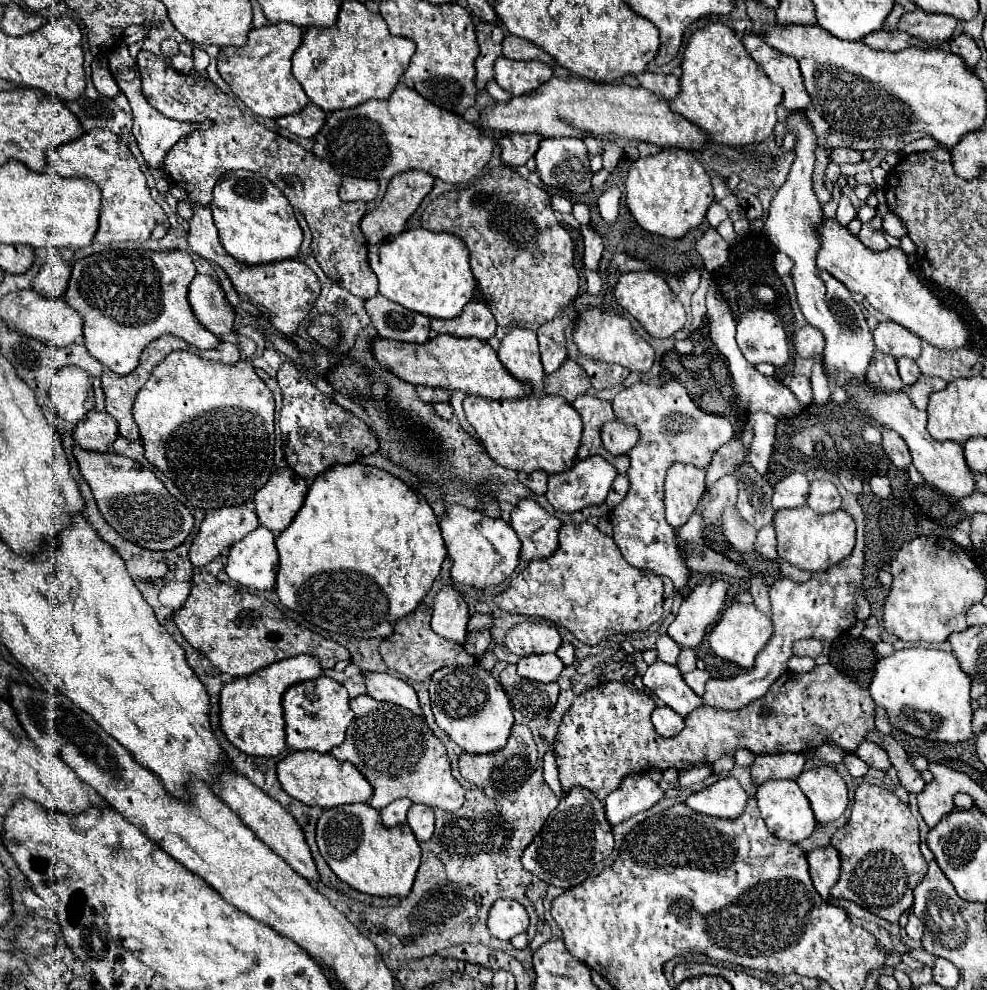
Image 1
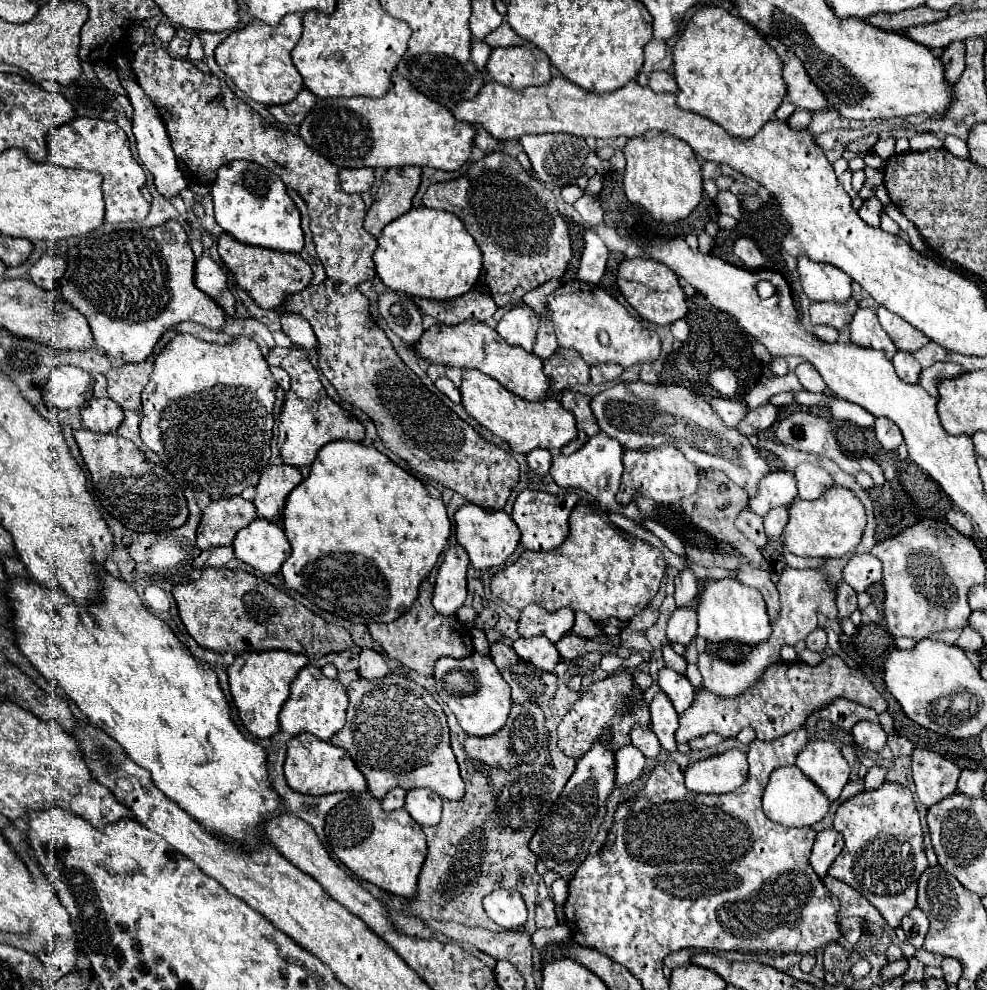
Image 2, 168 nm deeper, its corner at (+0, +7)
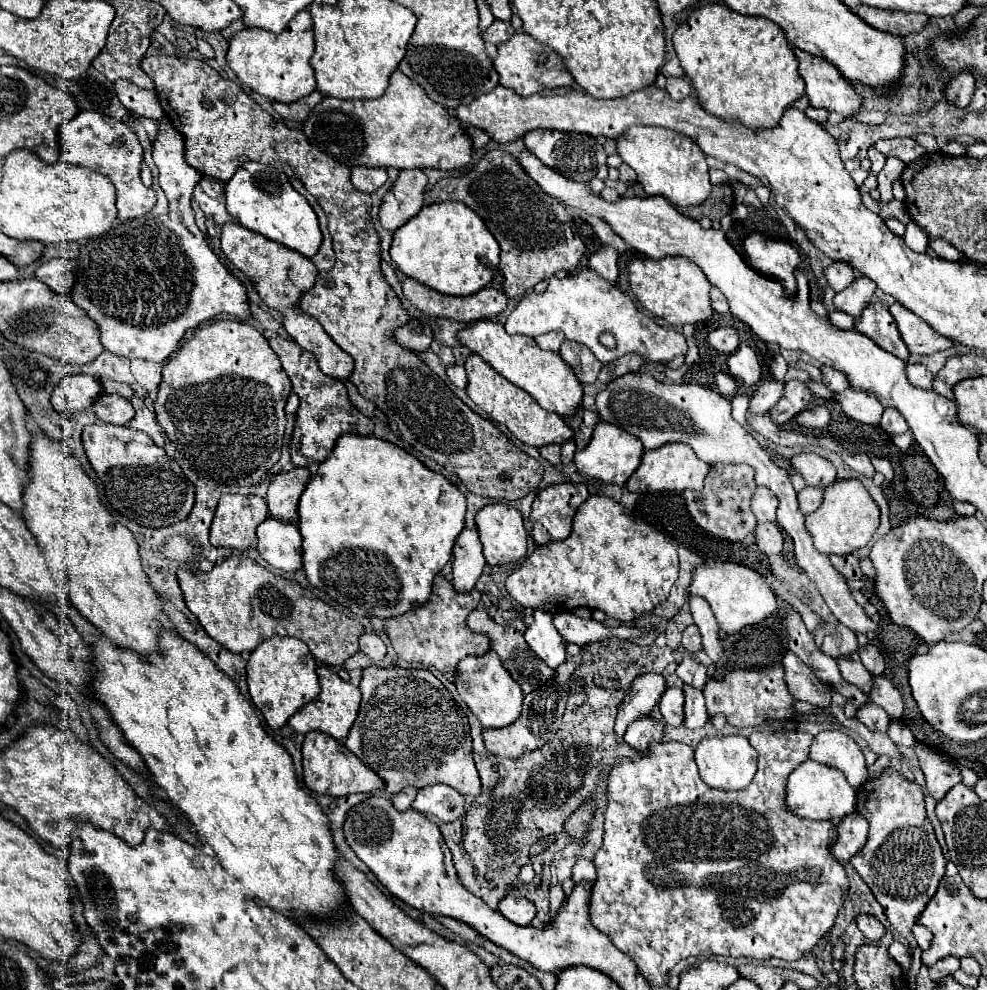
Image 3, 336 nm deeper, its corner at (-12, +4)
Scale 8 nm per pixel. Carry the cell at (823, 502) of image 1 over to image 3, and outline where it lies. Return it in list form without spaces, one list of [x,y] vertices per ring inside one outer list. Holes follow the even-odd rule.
[[[800,453],[800,455],[792,457],[790,463],[804,477],[804,481],[810,487],[826,489],[828,485],[832,485],[836,481],[834,465],[816,453]]]

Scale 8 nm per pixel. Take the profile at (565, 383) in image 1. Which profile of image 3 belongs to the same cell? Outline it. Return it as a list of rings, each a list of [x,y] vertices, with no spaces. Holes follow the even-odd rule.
[[[574,341],[562,343],[560,357],[566,361],[566,365],[572,367],[572,371],[580,383],[594,383],[602,369],[602,363],[594,357],[594,353],[590,353],[590,349],[586,349],[584,345],[578,345]]]

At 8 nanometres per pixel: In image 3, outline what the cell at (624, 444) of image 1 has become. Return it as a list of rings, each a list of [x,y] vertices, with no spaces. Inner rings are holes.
[[[628,373],[626,377],[620,377],[618,381],[612,381],[598,397],[596,397],[598,415],[602,421],[612,423],[630,435],[638,437],[646,451],[658,449],[668,443],[686,443],[694,449],[700,461],[706,465],[716,463],[730,463],[740,465],[748,463],[756,473],[756,485],[764,485],[772,489],[778,499],[778,525],[792,537],[794,541],[794,553],[796,563],[808,573],[808,577],[816,583],[820,589],[826,605],[834,613],[834,617],[850,627],[852,631],[876,631],[876,625],[872,619],[864,613],[864,609],[854,601],[846,579],[830,565],[828,557],[816,551],[812,545],[812,537],[804,527],[804,515],[798,511],[798,499],[796,491],[790,483],[790,477],[784,469],[780,469],[768,455],[768,451],[754,439],[750,431],[746,431],[740,423],[732,419],[732,405],[726,397],[722,397],[718,391],[700,387],[700,385],[664,385],[650,375],[642,373]]]

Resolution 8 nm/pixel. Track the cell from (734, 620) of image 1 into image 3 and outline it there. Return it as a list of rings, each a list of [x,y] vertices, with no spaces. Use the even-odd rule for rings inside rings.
[[[704,563],[696,567],[690,583],[690,593],[700,595],[710,603],[714,617],[718,621],[718,627],[728,635],[738,633],[748,625],[756,625],[764,621],[766,617],[774,615],[778,609],[776,595],[766,585],[764,577],[738,563],[712,563],[712,565]]]

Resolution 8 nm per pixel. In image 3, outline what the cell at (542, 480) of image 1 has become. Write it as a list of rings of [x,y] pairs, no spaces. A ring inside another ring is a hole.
[[[546,445],[546,447],[538,449],[538,451],[540,451],[540,455],[542,455],[548,463],[552,463],[554,467],[560,467],[560,465],[562,465],[562,461],[560,461],[560,447],[558,447],[558,445]]]

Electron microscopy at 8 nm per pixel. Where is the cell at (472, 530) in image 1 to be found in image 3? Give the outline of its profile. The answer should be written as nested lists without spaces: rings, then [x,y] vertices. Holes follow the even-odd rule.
[[[490,503],[476,515],[476,529],[488,565],[514,563],[526,555],[528,533],[522,515],[506,503]]]

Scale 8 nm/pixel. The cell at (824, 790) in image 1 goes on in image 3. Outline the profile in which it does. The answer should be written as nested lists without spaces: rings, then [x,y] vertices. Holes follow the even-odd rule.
[[[818,733],[814,737],[814,743],[810,745],[810,759],[842,771],[852,787],[860,787],[868,779],[864,755],[846,733]]]

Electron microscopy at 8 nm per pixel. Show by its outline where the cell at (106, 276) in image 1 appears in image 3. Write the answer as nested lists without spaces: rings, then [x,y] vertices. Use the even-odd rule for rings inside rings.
[[[160,119],[152,147],[154,163],[160,169],[160,187],[162,191],[166,191],[170,213],[156,219],[144,217],[116,223],[110,231],[84,241],[80,245],[72,301],[98,323],[104,349],[126,359],[146,359],[162,363],[172,355],[178,341],[188,329],[194,329],[200,323],[218,315],[246,319],[250,317],[250,307],[244,285],[236,277],[232,277],[232,273],[220,263],[220,259],[208,247],[204,233],[194,223],[190,201],[192,191],[202,177],[184,159],[184,137],[170,125],[168,119]]]

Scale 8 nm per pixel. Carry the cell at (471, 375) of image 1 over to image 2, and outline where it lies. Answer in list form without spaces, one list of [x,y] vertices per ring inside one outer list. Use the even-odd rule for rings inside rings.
[[[474,320],[456,326],[434,324],[430,330],[422,334],[420,342],[414,348],[418,356],[428,358],[430,362],[438,362],[444,366],[458,366],[458,368],[476,368],[488,374],[490,378],[498,380],[506,390],[526,400],[538,402],[548,396],[550,382],[546,382],[542,360],[536,354],[522,350],[520,346],[510,346],[502,342],[502,338],[498,338],[498,332],[488,324],[478,324]]]

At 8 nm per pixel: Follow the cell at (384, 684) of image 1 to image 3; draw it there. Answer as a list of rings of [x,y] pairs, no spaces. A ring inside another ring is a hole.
[[[364,633],[360,637],[360,649],[370,657],[372,663],[380,663],[386,657],[386,645],[376,633]]]

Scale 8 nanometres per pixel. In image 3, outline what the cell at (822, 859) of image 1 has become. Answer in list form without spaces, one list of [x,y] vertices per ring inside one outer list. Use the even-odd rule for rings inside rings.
[[[850,813],[838,825],[838,841],[832,845],[830,853],[836,861],[848,863],[866,843],[868,825],[858,813]]]

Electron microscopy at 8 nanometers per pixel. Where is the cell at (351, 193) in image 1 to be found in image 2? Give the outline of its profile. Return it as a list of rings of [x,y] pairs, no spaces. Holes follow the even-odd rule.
[[[344,168],[340,170],[340,184],[342,190],[348,194],[362,194],[368,192],[374,184],[374,170],[370,168]]]

